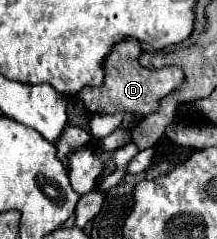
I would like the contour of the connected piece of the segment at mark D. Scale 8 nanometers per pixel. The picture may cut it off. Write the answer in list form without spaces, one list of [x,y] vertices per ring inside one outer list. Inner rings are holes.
[[[129,38],[119,42],[113,52],[105,60],[105,82],[103,86],[87,86],[83,88],[77,98],[81,98],[87,110],[95,114],[115,114],[115,112],[135,112],[141,116],[149,116],[159,108],[159,100],[183,84],[183,72],[177,66],[161,68],[161,70],[147,70],[139,64],[139,56],[143,48],[137,40]]]

